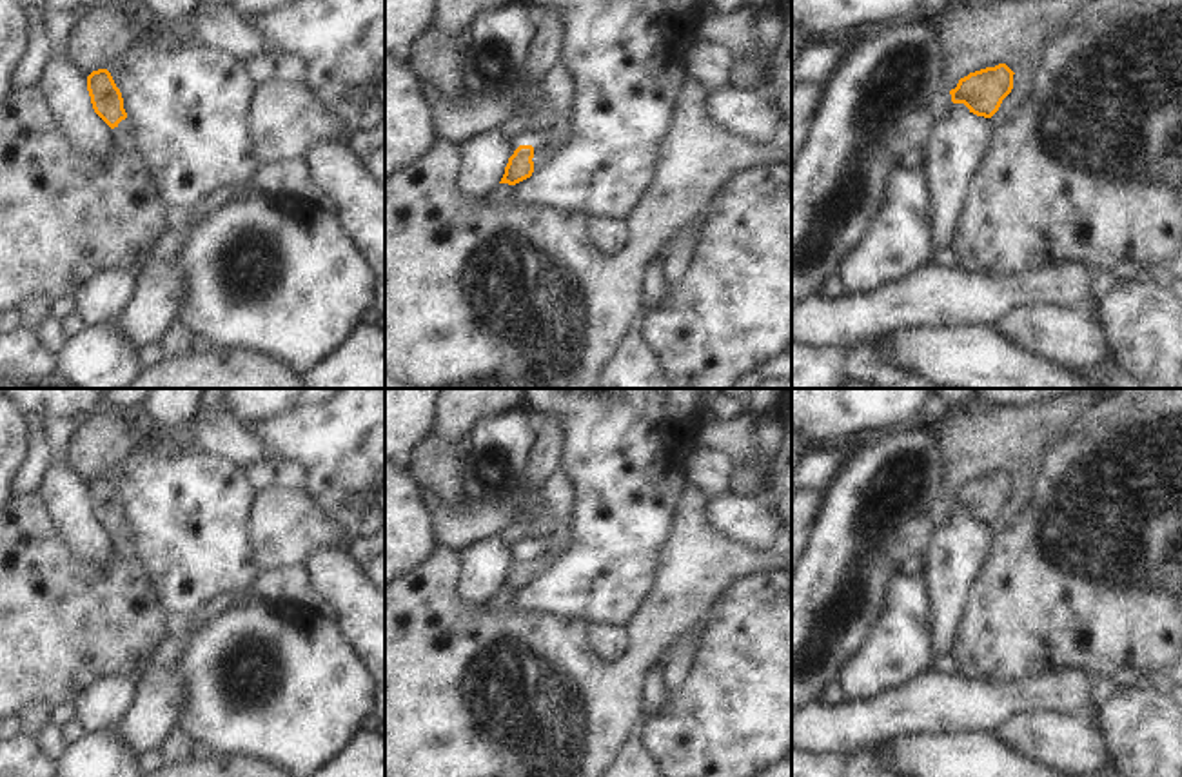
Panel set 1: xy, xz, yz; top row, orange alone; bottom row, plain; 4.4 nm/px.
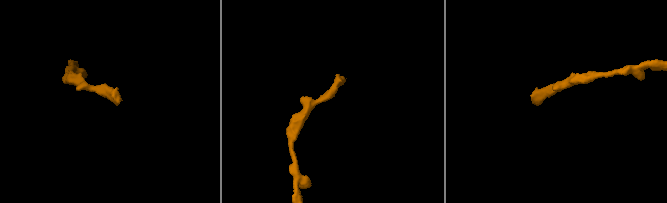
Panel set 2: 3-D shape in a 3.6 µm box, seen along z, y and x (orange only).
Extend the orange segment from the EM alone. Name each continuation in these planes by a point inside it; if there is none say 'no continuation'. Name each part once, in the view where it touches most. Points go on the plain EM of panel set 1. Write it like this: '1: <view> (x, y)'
1: xz (541, 563)

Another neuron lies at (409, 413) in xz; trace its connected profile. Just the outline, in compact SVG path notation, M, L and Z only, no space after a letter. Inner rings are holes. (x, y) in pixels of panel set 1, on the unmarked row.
M385 388L385 459L401 467L410 461L412 448L434 428L439 390L441 388Z

